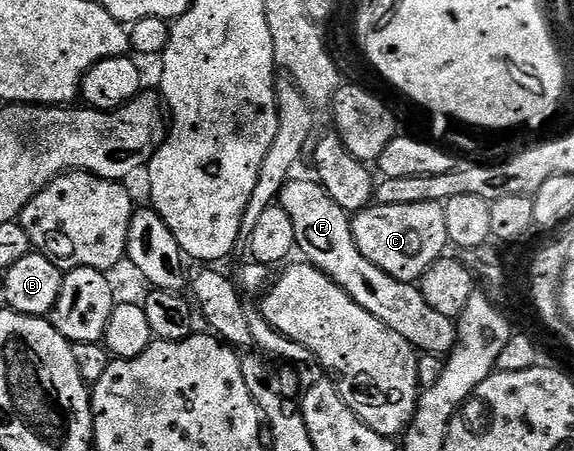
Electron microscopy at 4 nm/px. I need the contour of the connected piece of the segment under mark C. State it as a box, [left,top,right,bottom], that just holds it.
[351,203,448,282]

